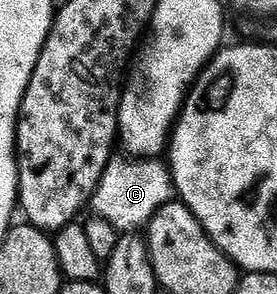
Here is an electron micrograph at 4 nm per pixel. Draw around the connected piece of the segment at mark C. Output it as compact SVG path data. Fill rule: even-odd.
M121 157L112 158L107 164L89 205L96 216L111 223L119 234L136 234L151 222L156 212L176 200L177 192L171 170L164 162Z

